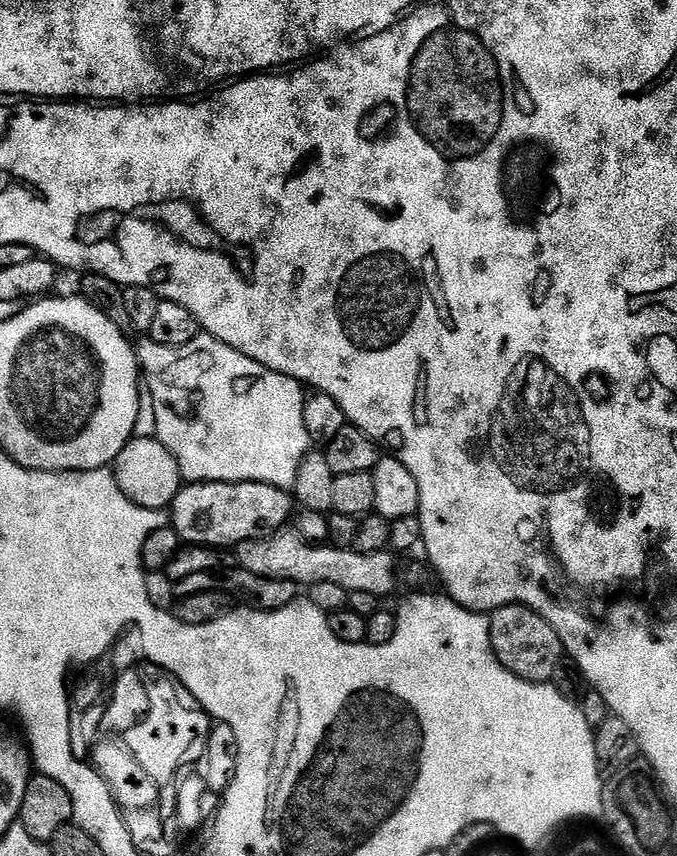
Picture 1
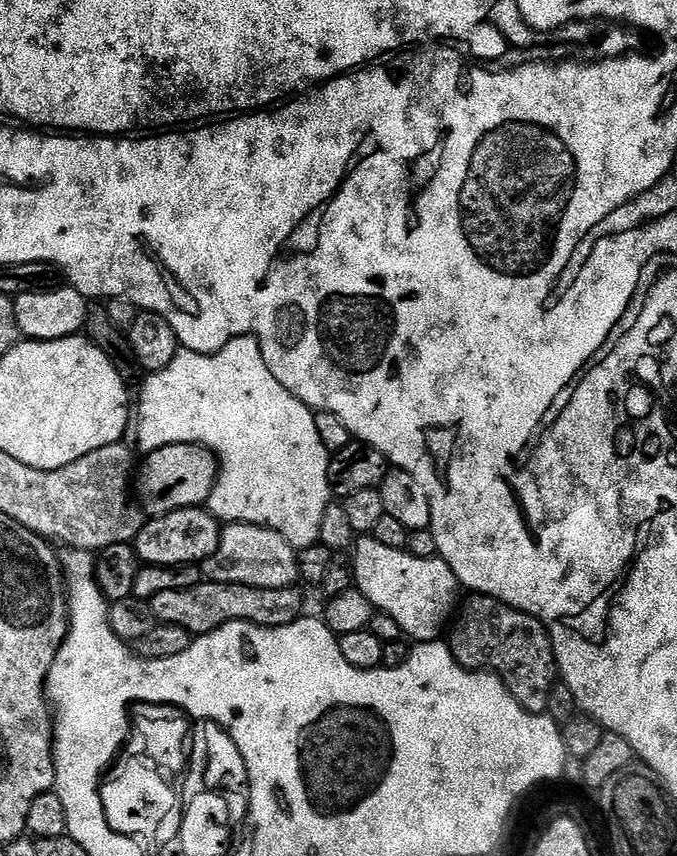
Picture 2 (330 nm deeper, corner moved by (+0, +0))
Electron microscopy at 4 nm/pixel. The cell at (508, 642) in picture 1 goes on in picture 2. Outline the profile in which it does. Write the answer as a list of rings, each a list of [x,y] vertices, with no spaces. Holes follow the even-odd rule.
[[[472,594],[467,598],[451,625],[452,637],[446,640],[456,661],[470,672],[491,672],[497,676],[526,711],[547,713],[550,690],[558,683],[558,669],[544,623],[492,596]]]

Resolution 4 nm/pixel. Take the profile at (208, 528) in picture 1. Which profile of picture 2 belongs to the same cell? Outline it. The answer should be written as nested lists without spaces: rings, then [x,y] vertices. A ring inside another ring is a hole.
[[[207,507],[183,508],[149,519],[144,529],[136,535],[134,547],[136,555],[145,565],[160,564],[163,568],[174,568],[182,564],[199,565],[208,560],[214,550],[218,550],[221,531],[221,522]]]

